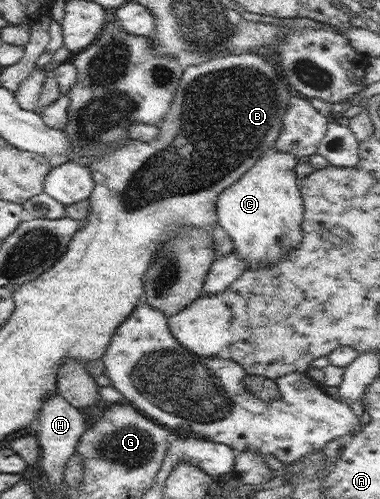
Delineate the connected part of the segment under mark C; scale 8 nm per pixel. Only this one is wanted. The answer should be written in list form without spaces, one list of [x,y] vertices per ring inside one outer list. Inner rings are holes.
[[[273,149],[265,152],[257,159],[256,164],[244,173],[244,176],[223,190],[217,198],[217,220],[228,236],[233,240],[233,245],[238,256],[247,262],[247,266],[252,264],[262,264],[264,267],[275,264],[279,260],[288,257],[289,254],[300,246],[302,242],[302,218],[305,211],[303,198],[297,185],[295,175],[296,165],[301,162],[289,152],[280,152]]]

